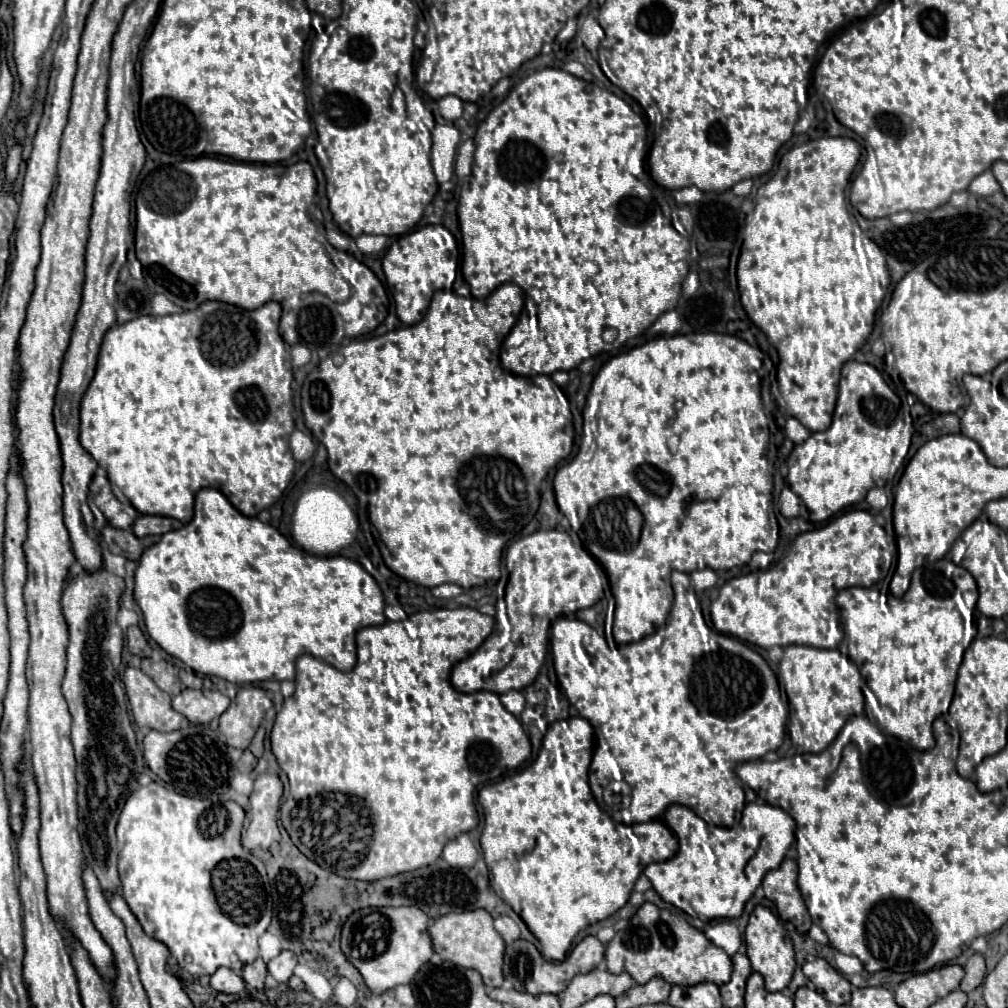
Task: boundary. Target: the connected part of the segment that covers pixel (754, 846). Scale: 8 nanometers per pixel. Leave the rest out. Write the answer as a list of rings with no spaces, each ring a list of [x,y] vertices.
[[[670,805],[664,813],[664,819],[666,819],[666,825],[676,833],[676,837],[680,841],[680,849],[672,859],[668,859],[664,863],[650,863],[644,869],[644,875],[650,879],[656,893],[666,903],[672,903],[674,907],[682,909],[690,917],[694,917],[694,915],[700,919],[734,919],[734,917],[740,917],[744,903],[756,891],[756,887],[748,881],[744,867],[746,867],[746,861],[756,855],[756,851],[760,849],[760,841],[764,839],[760,825],[756,825],[752,819],[744,817],[738,827],[722,829],[722,827],[704,823],[694,811],[690,811],[682,805]]]

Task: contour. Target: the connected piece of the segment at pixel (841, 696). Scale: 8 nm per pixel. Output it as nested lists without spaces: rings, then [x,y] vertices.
[[[788,645],[777,678],[782,698],[788,701],[788,732],[798,754],[824,751],[836,739],[848,717],[864,713],[864,679],[852,659],[838,649]]]

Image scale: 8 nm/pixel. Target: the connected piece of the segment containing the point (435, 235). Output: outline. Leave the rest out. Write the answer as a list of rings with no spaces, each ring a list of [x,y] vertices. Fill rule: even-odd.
[[[426,225],[394,241],[384,257],[382,267],[388,289],[396,301],[398,319],[406,325],[418,323],[418,319],[426,315],[434,291],[453,288],[458,269],[458,243],[446,227]]]

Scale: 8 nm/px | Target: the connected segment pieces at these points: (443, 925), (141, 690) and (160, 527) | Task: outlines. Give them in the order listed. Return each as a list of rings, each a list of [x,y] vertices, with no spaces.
[[[484,909],[462,911],[462,913],[448,913],[428,927],[428,935],[432,939],[434,951],[442,957],[442,961],[450,961],[458,967],[476,969],[482,975],[482,981],[488,989],[500,987],[502,977],[502,957],[504,957],[504,939],[492,925],[492,915]]]
[[[128,667],[122,681],[134,721],[140,729],[174,731],[180,727],[184,717],[172,709],[170,695],[162,691],[148,675],[140,669]]]
[[[138,515],[134,521],[132,531],[136,537],[144,535],[164,535],[172,529],[172,519],[170,517],[160,517],[160,515]]]

